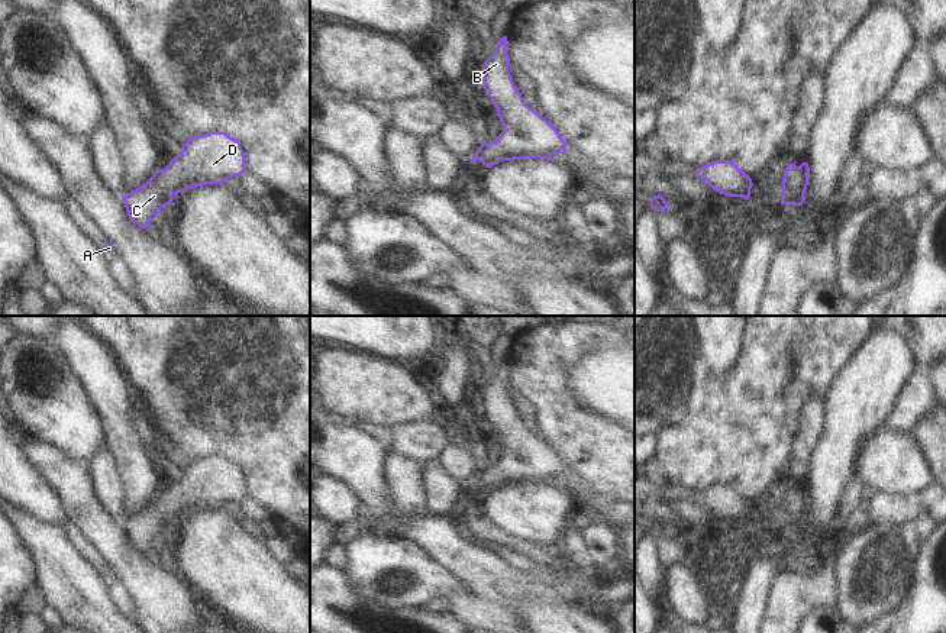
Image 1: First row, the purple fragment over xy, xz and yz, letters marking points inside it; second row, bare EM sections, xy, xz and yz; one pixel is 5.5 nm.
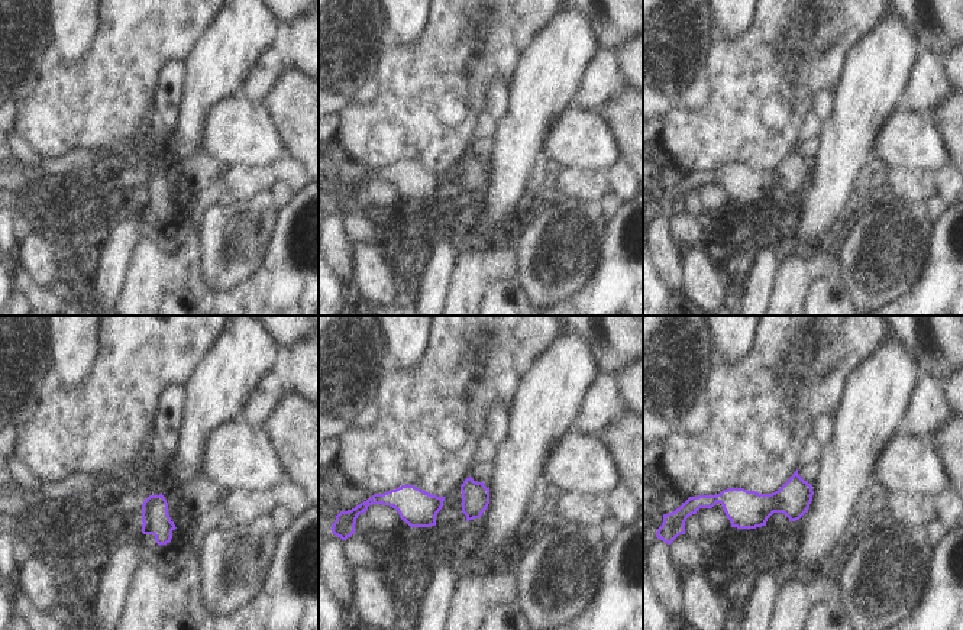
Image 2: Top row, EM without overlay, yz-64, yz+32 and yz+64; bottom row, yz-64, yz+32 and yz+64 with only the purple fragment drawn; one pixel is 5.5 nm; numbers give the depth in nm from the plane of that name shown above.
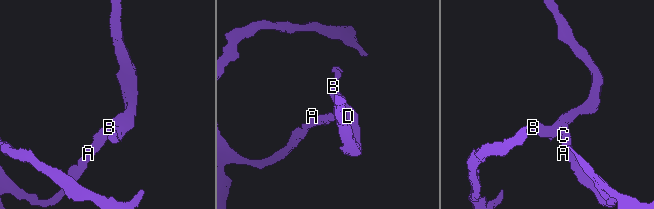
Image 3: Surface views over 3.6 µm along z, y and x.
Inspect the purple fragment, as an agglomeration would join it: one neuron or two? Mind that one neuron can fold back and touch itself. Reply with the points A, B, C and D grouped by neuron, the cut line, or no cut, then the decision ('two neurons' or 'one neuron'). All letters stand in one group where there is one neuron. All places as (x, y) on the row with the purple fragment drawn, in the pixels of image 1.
groups A B C D; cut none; one neuron

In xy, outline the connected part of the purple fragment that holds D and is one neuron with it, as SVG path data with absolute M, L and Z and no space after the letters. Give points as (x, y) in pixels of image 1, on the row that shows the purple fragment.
M225 132L190 138L165 169L158 169L136 190L122 197L129 219L141 229L151 227L156 210L171 204L172 196L188 188L222 184L245 172L240 143Z

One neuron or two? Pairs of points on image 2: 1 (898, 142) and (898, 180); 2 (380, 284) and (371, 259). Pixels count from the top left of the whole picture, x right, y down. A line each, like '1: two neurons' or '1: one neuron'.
1: two neurons
2: one neuron

